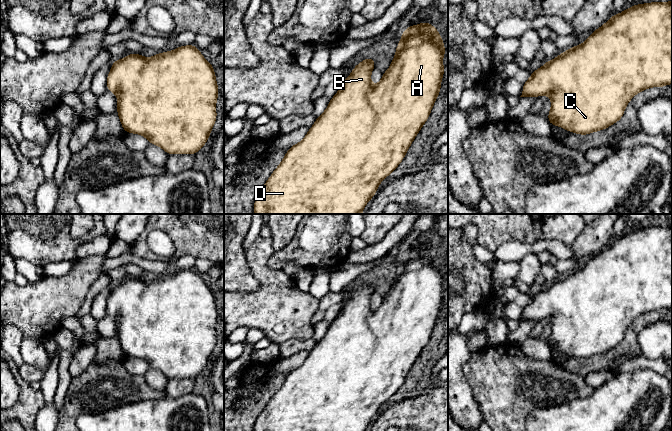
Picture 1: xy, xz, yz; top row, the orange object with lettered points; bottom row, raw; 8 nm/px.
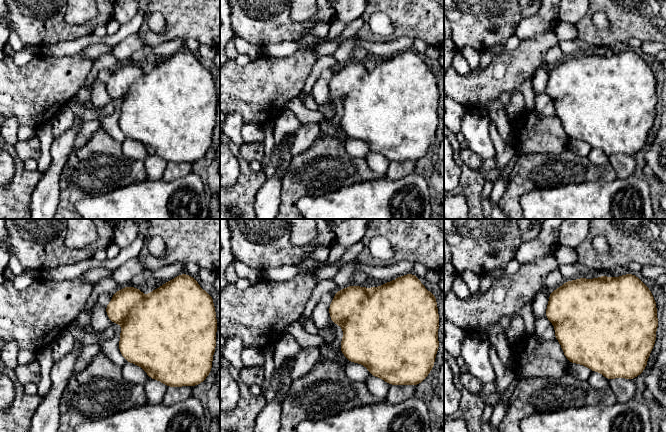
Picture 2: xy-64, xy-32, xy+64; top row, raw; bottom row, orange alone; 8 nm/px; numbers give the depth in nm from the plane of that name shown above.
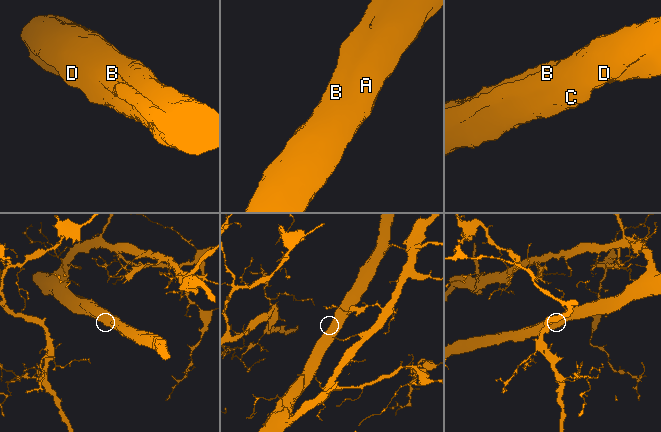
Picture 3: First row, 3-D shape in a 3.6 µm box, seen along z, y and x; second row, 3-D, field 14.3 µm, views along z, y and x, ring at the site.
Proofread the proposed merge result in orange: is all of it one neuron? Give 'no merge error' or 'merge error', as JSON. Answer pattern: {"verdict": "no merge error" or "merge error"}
{"verdict": "no merge error"}

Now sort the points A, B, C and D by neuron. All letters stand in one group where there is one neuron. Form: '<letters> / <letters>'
A B C D

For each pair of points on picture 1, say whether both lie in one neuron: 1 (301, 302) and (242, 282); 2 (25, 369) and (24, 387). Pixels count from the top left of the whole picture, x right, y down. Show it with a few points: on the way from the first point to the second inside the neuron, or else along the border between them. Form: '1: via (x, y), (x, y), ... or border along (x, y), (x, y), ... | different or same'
1: border along (248, 266), (259, 286), (252, 291), (235, 292) | different
2: border along (18, 366), (18, 373), (30, 384) | different

